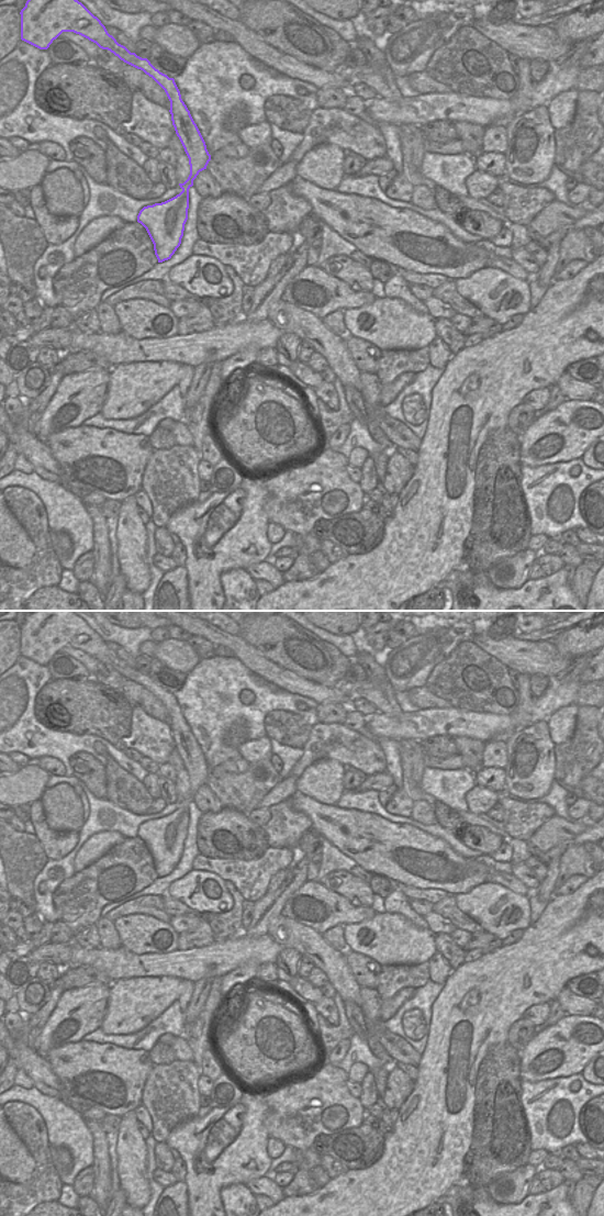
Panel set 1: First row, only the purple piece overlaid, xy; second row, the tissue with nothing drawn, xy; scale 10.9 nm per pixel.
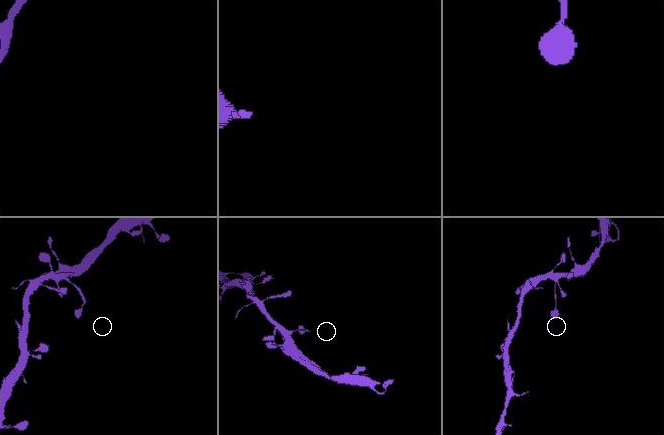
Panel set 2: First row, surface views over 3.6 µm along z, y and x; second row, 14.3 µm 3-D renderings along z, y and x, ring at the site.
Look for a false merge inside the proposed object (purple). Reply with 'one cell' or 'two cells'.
one cell

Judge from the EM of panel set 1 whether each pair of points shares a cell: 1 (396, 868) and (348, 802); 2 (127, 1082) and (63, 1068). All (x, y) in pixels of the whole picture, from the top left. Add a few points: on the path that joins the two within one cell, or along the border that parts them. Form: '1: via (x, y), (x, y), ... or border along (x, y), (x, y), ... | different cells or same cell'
1: border along (335, 804), (340, 807), (353, 807), (378, 814) | different cells
2: via (111, 1072), (79, 1068) | same cell

